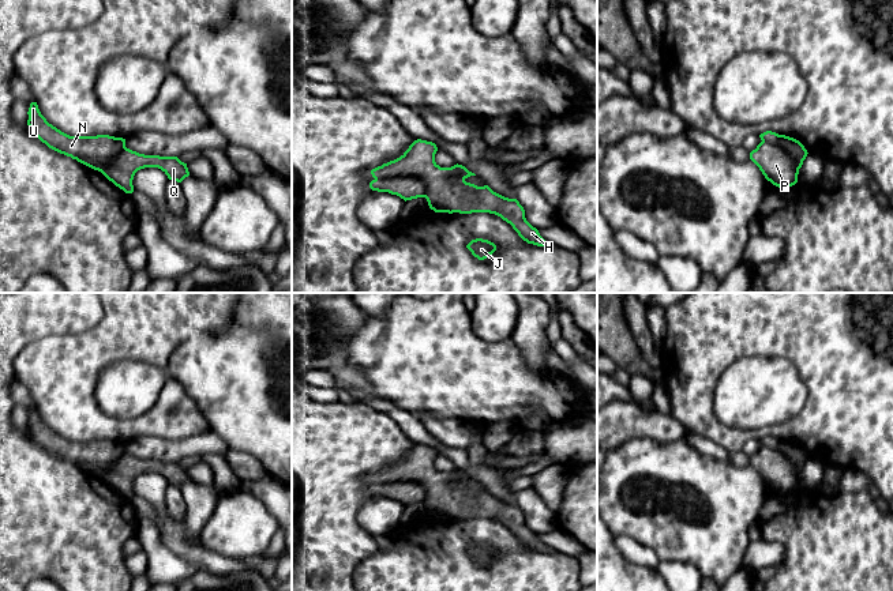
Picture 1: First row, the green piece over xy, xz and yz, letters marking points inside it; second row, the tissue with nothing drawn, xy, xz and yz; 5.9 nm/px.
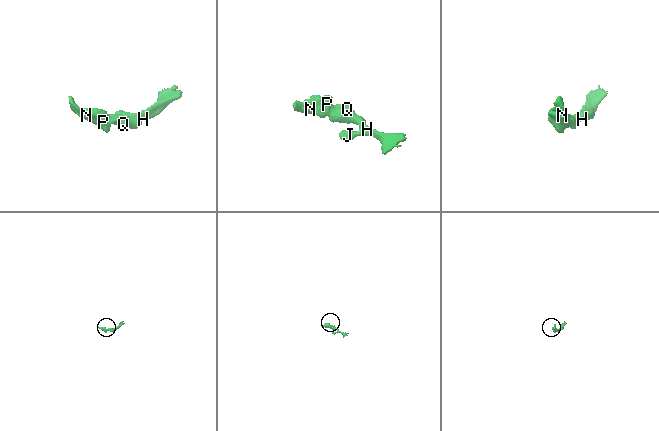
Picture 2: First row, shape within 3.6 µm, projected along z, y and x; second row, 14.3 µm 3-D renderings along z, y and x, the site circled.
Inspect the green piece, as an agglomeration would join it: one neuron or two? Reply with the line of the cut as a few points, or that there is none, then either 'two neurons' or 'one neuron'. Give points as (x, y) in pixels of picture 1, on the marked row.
cut in xz along (375, 177), (416, 176), (424, 183), (427, 192); two neurons

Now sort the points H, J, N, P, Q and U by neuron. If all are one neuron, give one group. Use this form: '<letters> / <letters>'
H J P Q / N U

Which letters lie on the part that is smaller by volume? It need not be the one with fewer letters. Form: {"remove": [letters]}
{"remove": ["N", "U"]}

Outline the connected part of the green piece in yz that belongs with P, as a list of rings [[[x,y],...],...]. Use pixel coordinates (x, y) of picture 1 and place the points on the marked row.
[[[761,142],[750,153],[750,159],[759,167],[768,181],[778,188],[789,188],[798,182],[798,163],[780,146]]]

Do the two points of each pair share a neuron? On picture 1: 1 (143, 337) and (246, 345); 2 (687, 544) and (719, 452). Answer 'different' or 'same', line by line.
1: different
2: different

